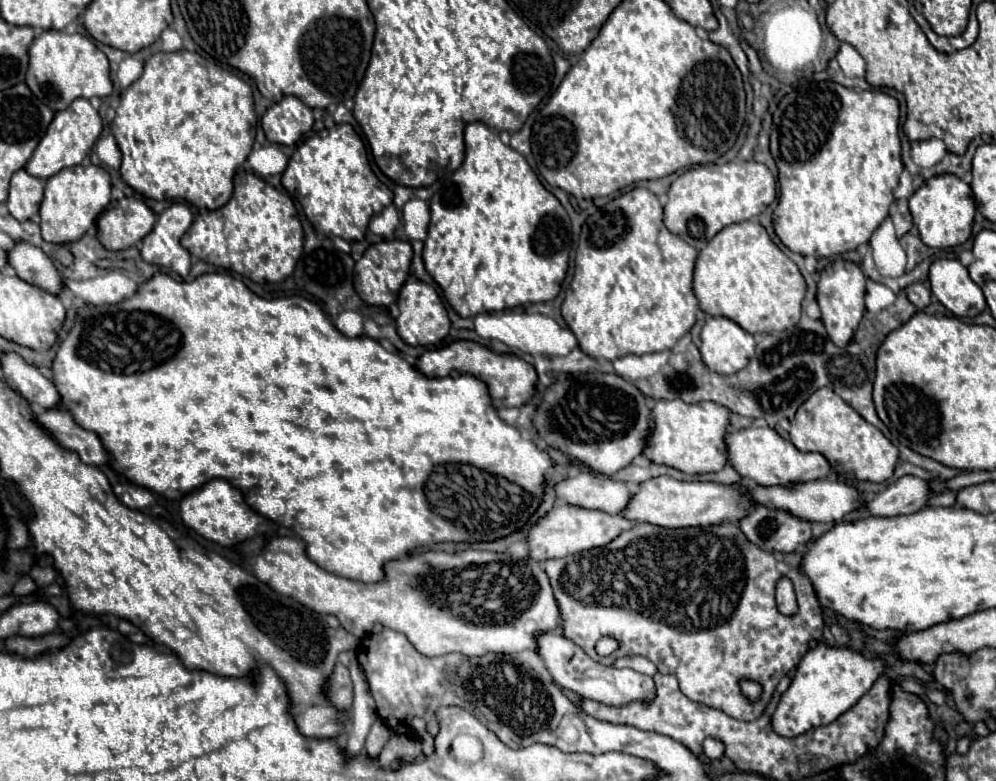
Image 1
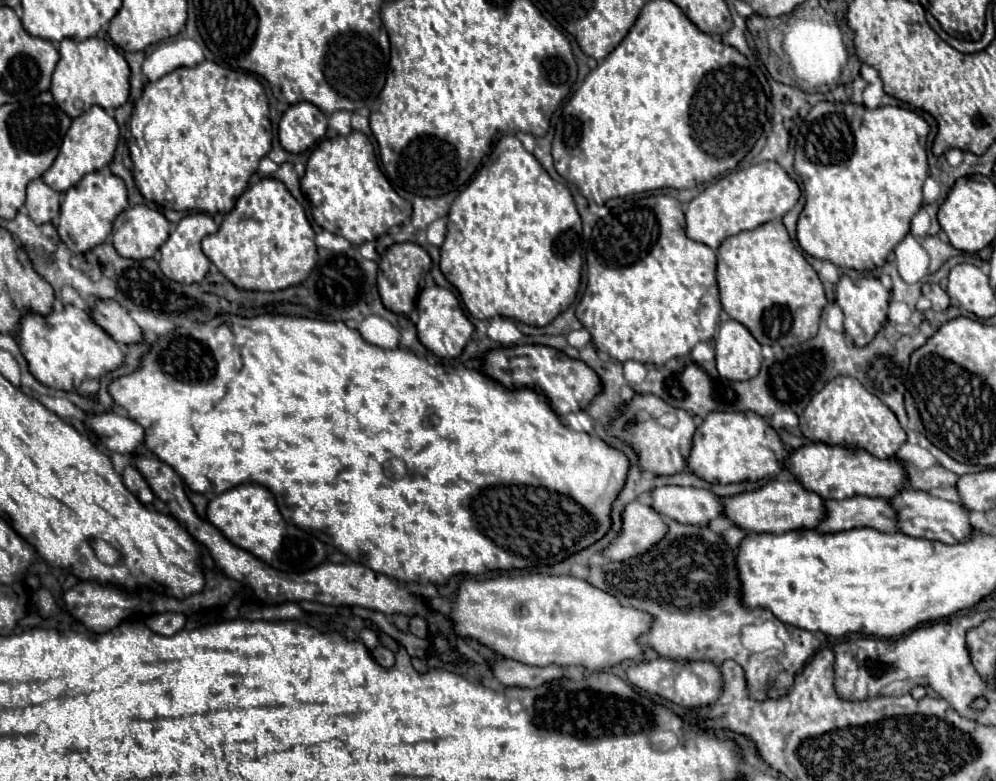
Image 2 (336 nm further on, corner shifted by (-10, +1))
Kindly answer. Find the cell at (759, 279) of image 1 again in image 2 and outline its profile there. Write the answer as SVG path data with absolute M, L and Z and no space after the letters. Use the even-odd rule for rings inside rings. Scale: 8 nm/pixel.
M780 220L726 238L718 248L718 290L724 312L746 326L760 344L794 346L818 332L818 320L826 304L824 286L794 248Z

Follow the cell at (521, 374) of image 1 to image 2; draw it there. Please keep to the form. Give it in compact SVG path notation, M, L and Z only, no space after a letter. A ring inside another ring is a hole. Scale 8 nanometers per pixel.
M524 344L512 348L492 348L482 358L482 370L488 378L500 382L508 390L530 388L542 394L556 414L584 410L600 390L600 378L590 366L580 360L572 360L564 352L548 346Z

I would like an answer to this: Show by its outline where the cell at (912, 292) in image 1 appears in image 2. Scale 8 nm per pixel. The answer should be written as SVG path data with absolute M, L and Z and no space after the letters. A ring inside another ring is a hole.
M922 284L922 294L932 302L932 310L936 312L942 312L950 306L950 298L948 294L938 286L938 284Z

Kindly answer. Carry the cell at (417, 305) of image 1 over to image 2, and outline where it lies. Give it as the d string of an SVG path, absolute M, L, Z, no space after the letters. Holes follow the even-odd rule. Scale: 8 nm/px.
M440 286L424 288L420 292L420 296L418 296L416 310L418 310L418 316L420 316L420 320L416 324L420 342L440 358L456 358L456 356L460 356L460 352L464 350L466 342L470 340L470 336L474 332L474 326L466 318L466 314L462 312L458 298L450 290L440 288Z

